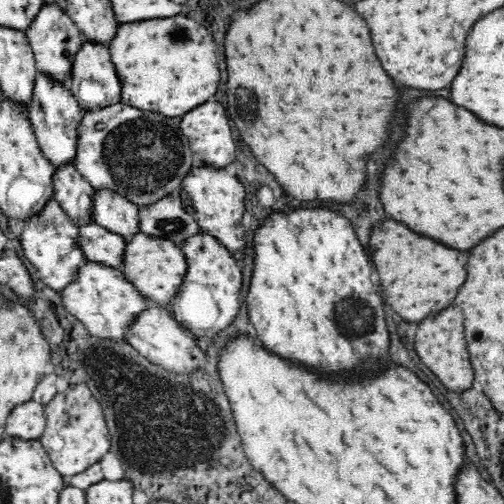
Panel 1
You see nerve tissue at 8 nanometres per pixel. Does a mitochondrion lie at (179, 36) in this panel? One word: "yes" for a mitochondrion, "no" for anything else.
yes

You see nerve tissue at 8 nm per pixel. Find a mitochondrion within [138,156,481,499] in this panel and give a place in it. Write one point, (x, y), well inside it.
(353, 316)

